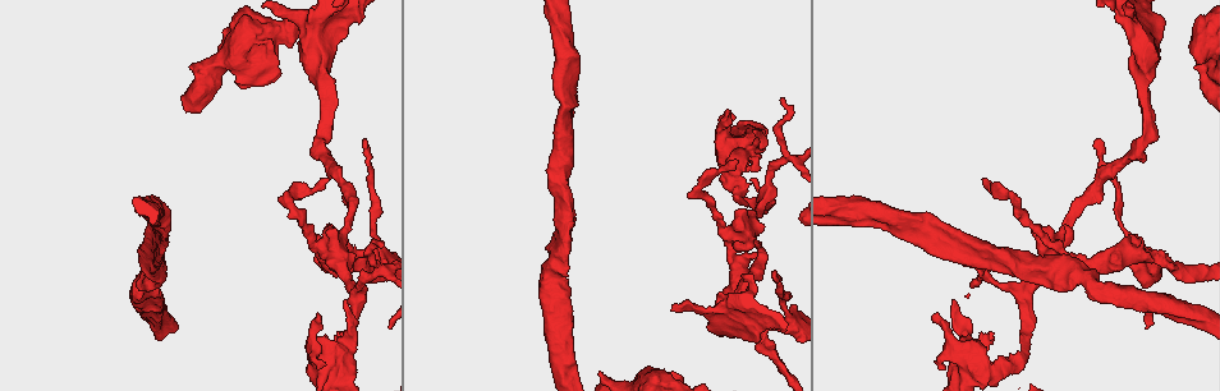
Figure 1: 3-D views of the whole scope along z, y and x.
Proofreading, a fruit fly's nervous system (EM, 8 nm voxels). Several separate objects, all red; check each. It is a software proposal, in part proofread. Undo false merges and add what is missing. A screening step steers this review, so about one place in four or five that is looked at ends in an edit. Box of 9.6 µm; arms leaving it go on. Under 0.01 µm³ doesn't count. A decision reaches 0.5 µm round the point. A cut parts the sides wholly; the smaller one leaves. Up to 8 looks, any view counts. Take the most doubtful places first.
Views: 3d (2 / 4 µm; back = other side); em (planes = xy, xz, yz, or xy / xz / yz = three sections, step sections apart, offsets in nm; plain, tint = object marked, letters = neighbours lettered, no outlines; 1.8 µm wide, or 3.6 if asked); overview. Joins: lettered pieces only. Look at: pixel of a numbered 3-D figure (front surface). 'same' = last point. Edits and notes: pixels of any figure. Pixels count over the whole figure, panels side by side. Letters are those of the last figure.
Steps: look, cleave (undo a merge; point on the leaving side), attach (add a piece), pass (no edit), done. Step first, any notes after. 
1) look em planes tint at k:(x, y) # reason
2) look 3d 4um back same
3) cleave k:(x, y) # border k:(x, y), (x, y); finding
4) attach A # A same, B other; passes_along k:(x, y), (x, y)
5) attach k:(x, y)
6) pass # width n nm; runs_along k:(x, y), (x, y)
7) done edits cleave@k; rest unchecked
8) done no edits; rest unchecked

look 3d 2um at 1:(1144, 255) # looks like a crossing

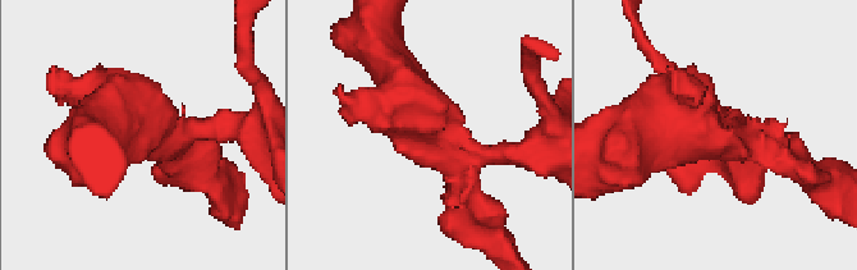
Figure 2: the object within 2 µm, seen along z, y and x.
look em planes tint at 2:(169, 139)

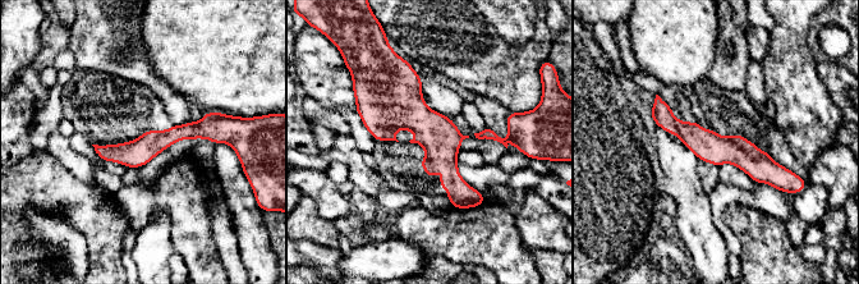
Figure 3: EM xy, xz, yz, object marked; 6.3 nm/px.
look em planes letters same # see the neighbours

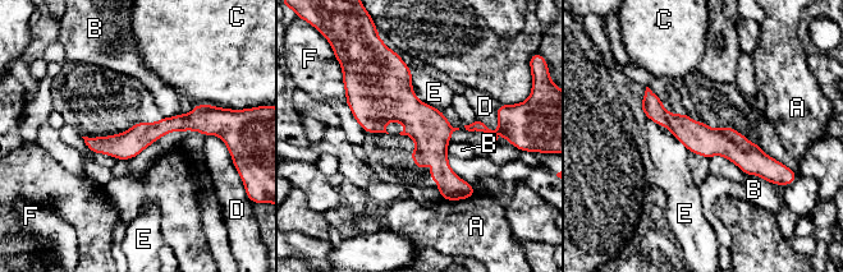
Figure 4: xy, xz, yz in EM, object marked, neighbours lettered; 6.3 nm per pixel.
pass # width 170 nm; A other, B other, C other, D other, E other, F other; border 4:(642, 110), (665, 125), (688, 152); continuous, no second neuron

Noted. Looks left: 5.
look em planes letters at 1:(1051, 249) # a narrow waist

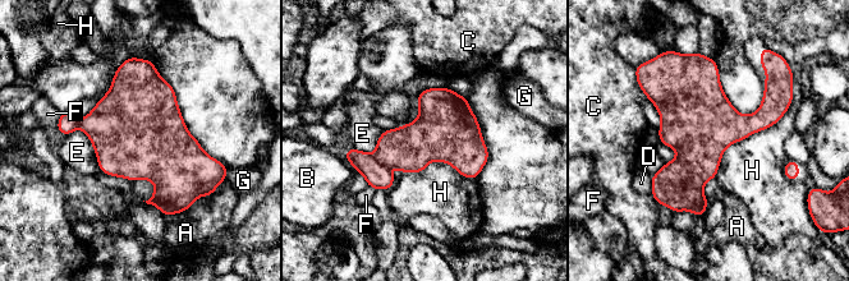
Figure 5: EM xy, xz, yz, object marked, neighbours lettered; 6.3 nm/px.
cleave 5:(377, 175) # A other, B other, C other, D other, E other, F other, G other, H other; two neurons meet here

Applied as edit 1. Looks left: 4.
look 3d 2um at 1:(305, 14) # small branch off a trunk

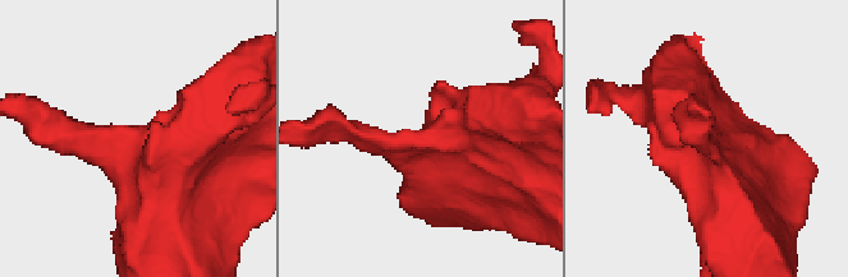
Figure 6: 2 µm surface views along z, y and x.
look em xy step 4 tint at 6:(144, 144) # shape alone is not enough

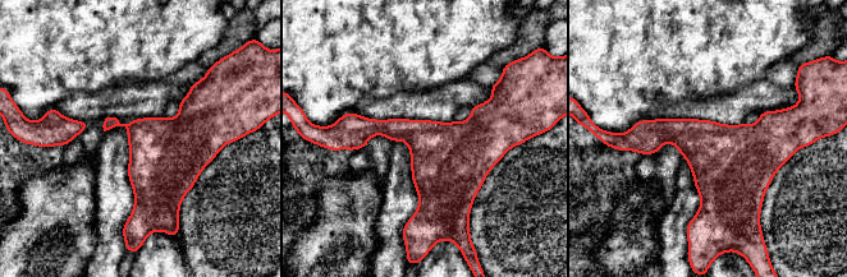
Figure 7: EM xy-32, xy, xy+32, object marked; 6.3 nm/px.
look em planes letters same # another direction

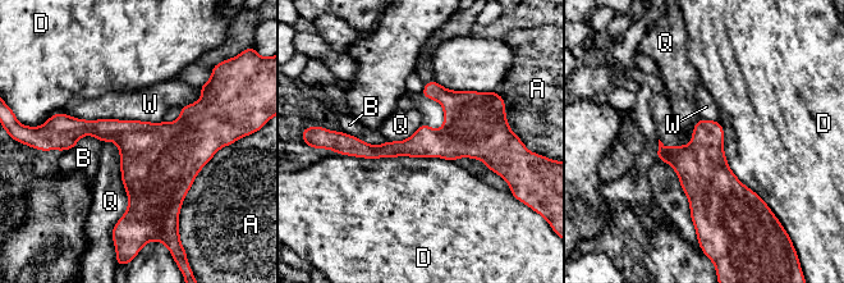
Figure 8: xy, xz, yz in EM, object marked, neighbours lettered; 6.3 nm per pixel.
pass # A other, B other, D other, Q other, W other; border 8:(109, 138), (128, 200), (111, 227); continuous, no second neuron

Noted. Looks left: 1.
done edits cleave@5; rest unchecked

